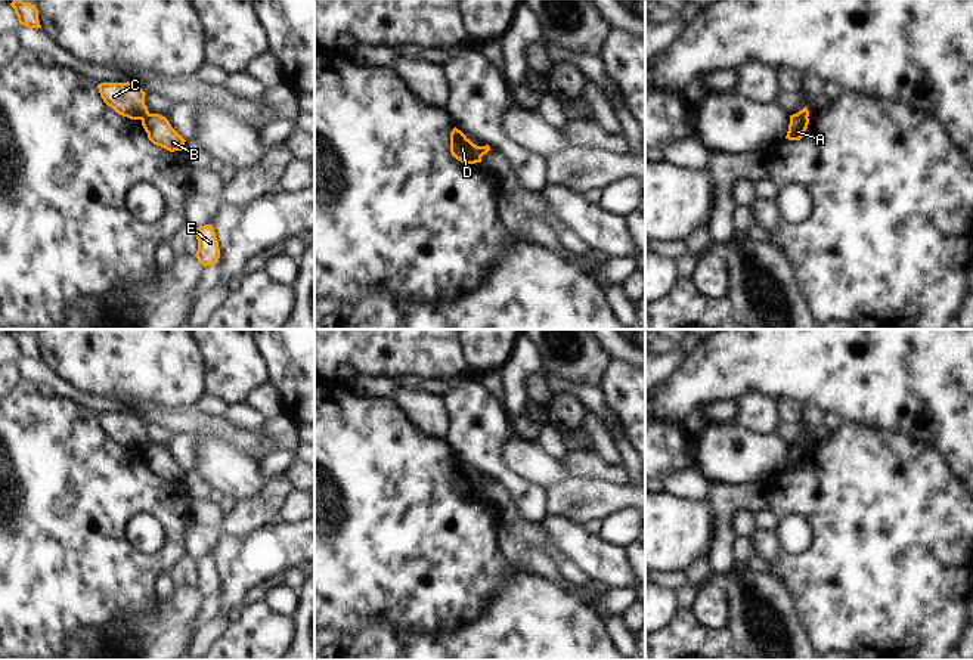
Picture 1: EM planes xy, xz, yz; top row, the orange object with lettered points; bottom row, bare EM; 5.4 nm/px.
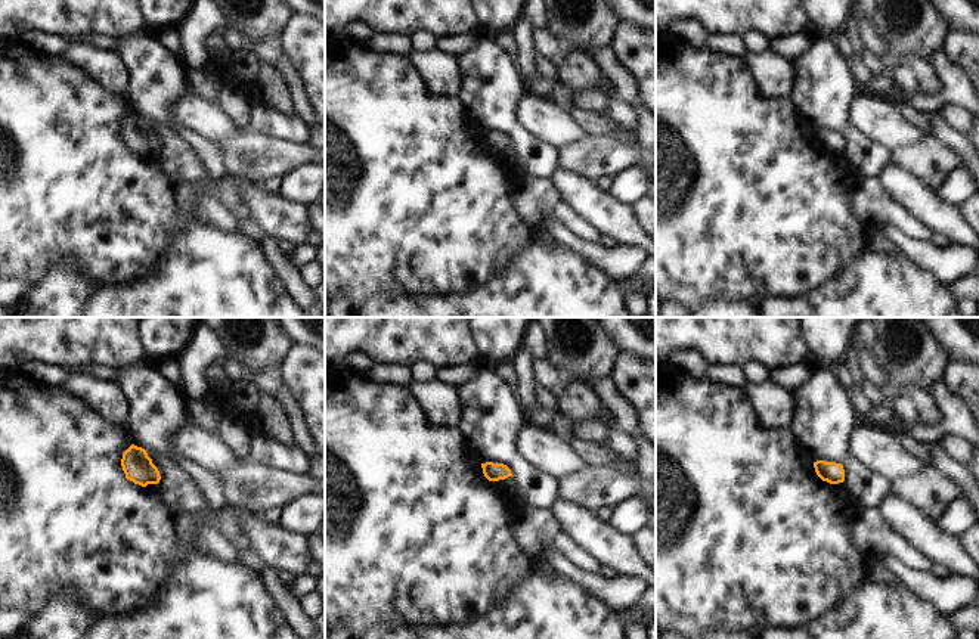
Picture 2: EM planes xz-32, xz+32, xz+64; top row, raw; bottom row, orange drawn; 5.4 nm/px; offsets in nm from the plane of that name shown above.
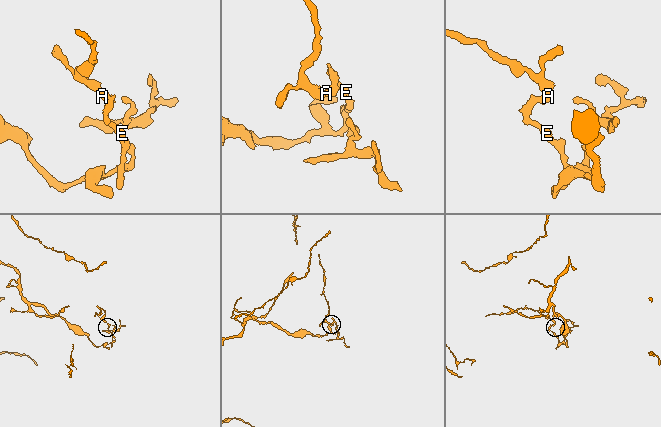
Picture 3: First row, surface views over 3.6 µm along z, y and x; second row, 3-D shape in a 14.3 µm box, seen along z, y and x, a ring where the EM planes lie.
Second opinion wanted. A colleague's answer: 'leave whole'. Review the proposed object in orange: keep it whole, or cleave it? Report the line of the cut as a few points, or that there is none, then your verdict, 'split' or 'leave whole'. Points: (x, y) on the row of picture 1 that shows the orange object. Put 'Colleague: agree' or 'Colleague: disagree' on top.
Colleague: disagree
xy (148, 112), (141, 118) | split

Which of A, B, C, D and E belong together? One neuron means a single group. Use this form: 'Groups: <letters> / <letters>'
Groups: A B E / C D

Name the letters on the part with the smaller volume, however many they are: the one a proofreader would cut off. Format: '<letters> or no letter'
C, D

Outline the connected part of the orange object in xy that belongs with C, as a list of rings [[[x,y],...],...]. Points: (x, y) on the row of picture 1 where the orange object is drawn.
[[[100,83],[100,97],[117,114],[130,120],[142,120],[149,111],[145,105],[145,92],[131,83]]]

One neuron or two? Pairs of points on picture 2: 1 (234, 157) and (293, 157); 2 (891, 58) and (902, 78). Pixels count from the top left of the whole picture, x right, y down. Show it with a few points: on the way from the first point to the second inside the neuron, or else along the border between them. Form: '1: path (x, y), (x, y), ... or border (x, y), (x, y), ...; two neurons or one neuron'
1: path (248, 157), (278, 157); one neuron
2: border (926, 58), (907, 53), (894, 68), (894, 86); two neurons

